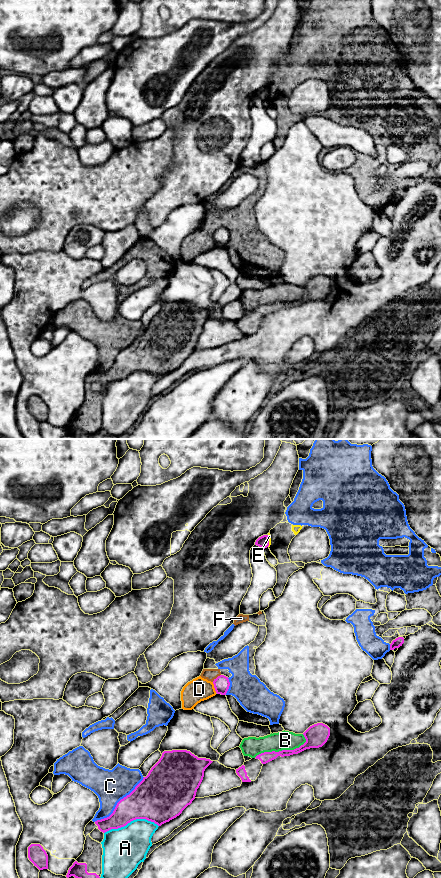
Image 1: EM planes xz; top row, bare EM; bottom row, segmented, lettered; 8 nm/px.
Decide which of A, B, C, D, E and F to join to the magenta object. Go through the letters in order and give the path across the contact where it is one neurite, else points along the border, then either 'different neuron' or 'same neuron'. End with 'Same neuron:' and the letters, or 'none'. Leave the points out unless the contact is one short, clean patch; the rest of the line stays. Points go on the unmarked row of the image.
A: different neuron
B: different neuron
C: different neuron
D: border xz (212, 234), (216, 244); different neuron
E: different neuron
F: border xz (220, 226), (212, 233); different neuron
Same neuron: none

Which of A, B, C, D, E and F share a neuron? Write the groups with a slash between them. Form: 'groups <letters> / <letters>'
groups A / B C D E F

